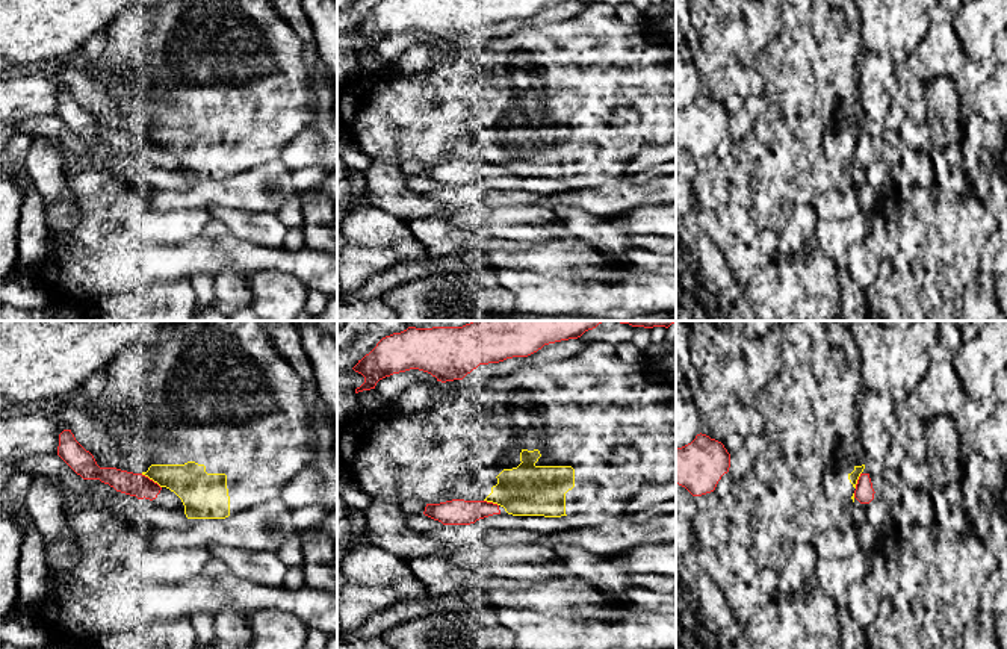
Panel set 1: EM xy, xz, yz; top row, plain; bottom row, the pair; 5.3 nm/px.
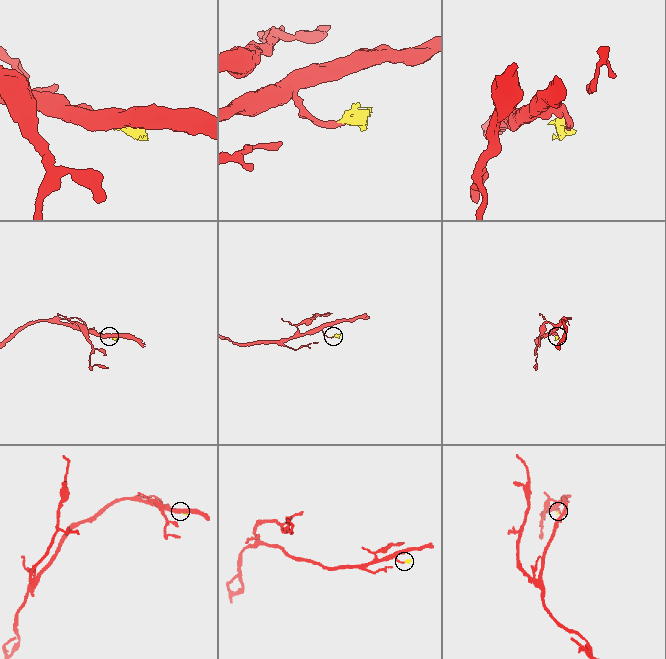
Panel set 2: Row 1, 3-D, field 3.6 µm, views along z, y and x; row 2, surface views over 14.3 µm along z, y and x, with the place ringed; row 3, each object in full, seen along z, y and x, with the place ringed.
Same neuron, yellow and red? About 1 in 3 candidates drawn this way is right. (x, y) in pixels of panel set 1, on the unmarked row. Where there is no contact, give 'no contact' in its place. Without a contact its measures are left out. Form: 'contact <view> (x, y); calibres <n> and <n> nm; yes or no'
contact xy (151, 139); calibres 200 and 130 nm; no

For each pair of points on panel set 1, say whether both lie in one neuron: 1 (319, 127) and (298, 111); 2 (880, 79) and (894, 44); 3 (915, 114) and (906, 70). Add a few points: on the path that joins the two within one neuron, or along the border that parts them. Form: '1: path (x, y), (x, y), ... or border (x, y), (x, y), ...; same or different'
1: border (319, 109), (315, 123), (307, 129); different
2: border (867, 50), (886, 53), (895, 64); different
3: path (915, 103), (915, 93), (909, 80); same

